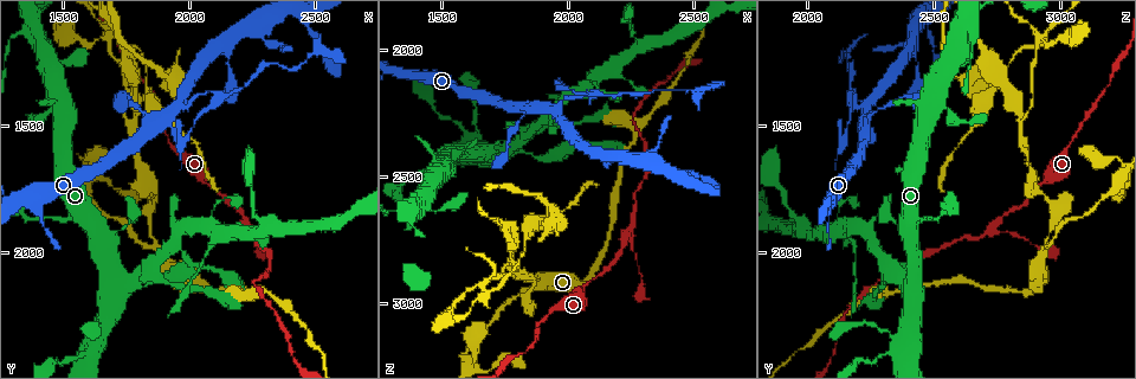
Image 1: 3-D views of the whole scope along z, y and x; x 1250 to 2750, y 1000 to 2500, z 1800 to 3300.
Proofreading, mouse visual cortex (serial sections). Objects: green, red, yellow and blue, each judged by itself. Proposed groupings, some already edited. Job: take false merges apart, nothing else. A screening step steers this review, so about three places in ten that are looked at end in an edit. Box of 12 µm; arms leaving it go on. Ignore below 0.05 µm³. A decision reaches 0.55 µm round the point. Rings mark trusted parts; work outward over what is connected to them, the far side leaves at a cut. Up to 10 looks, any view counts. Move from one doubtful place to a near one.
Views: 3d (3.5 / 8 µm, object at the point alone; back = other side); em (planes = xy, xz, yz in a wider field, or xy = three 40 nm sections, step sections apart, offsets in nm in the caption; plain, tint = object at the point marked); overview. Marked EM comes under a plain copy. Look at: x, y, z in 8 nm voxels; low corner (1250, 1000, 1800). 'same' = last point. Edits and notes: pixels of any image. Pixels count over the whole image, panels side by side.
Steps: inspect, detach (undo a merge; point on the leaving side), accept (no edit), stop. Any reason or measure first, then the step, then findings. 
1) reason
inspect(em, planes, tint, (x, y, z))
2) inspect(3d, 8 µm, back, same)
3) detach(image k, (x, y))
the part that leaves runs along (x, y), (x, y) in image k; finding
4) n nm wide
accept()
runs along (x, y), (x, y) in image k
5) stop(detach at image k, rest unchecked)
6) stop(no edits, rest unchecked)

thick turns thin
inspect(3d, 3.5 µm, (2080, 1740, 2920))

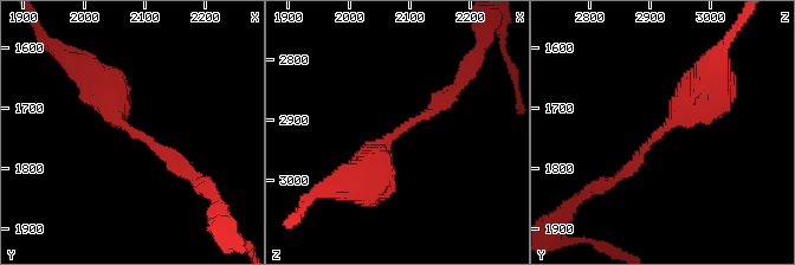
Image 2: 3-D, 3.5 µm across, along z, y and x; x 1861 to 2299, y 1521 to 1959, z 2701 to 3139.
now the EM
inspect(em, planes, tint, (2075, 1735, 2920))

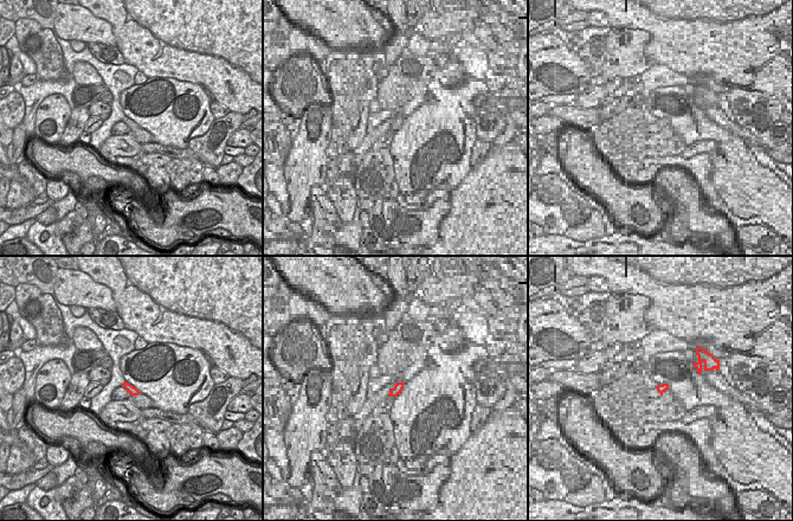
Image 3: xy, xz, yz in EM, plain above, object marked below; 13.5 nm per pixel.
arms of 150, 500 nm
accept()
runs along (96, 78), (115, 118), (187, 173) in image 2; continuous, no second cell

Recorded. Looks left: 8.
side arm on a straight run
inspect(3d, 3.5 µm, (2240, 1900, 2730))

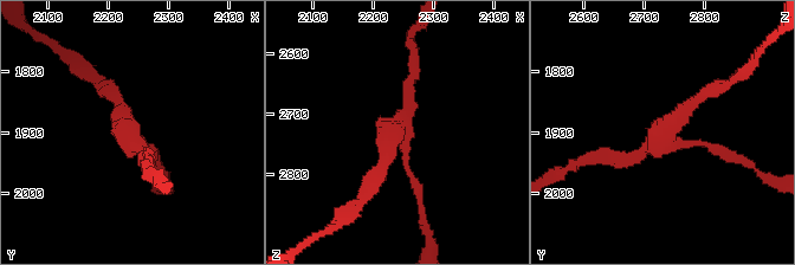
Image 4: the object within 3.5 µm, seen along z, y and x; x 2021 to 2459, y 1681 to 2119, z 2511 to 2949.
3 arms; arms of 100, 200, 200 nm; now the EM
inspect(em, xy, step 2, tint, (2230, 1905, 2735))

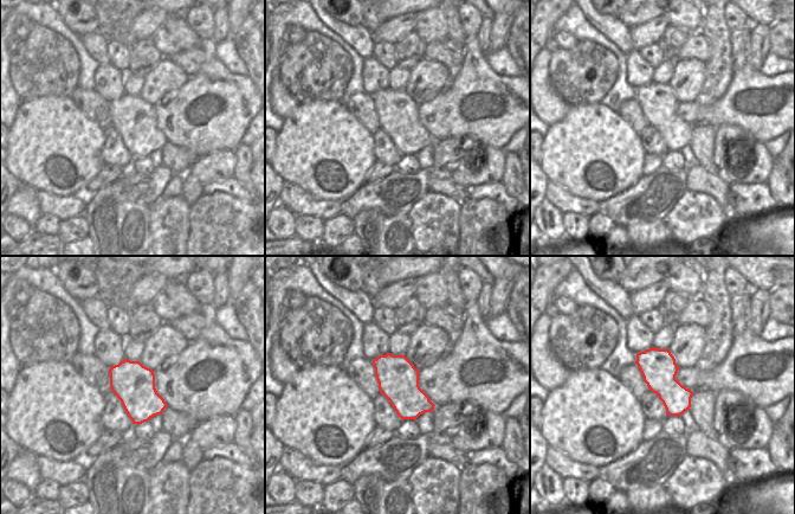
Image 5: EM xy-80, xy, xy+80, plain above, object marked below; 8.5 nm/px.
accept()
runs along (718, 86), (637, 155), (596, 155) in image 4; one cell here

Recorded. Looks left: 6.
inspect(3d, 8 µm, back, (1870, 1980, 2940))

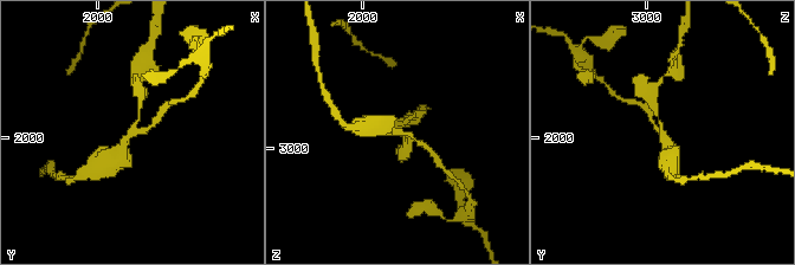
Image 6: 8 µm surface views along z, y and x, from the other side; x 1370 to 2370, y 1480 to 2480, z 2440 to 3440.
3 arms; arms of 150, 200, 450 nm
inspect(em, planes, tint, (1870, 1980, 2940))

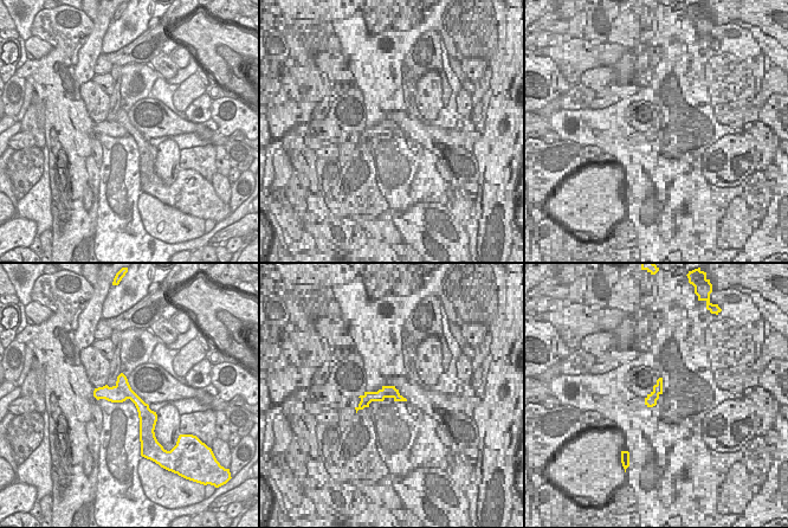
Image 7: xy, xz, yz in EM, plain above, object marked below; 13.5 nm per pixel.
detach(image 6, (654, 107))
the part that leaves runs along (661, 129), (647, 97), (653, 84) in image 6; two cells meet here

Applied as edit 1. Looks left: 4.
redraw
inspect(overview)

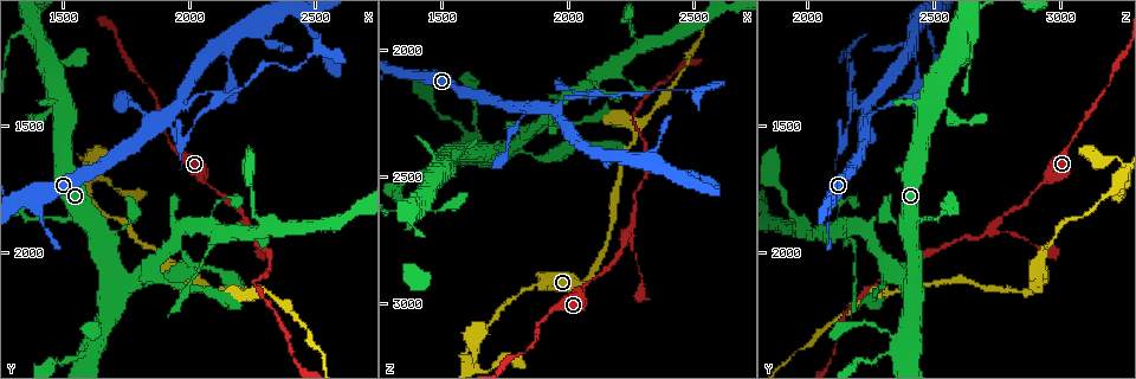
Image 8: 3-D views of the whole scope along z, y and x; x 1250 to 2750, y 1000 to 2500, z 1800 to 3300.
narrows sharply
inspect(3d, 8 µm, (2100, 1370, 2180))

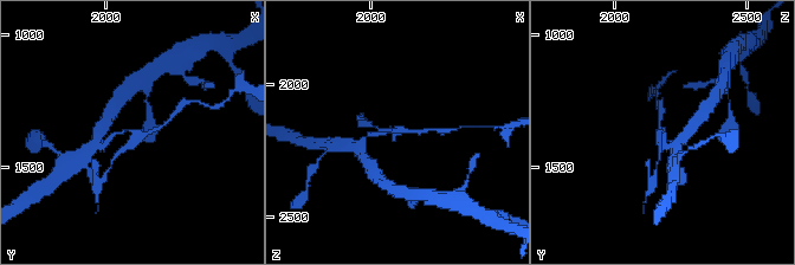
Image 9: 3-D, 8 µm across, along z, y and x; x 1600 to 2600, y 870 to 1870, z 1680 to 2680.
zoom in
inspect(3d, 3.5 µm, back, (2110, 1370, 2170))

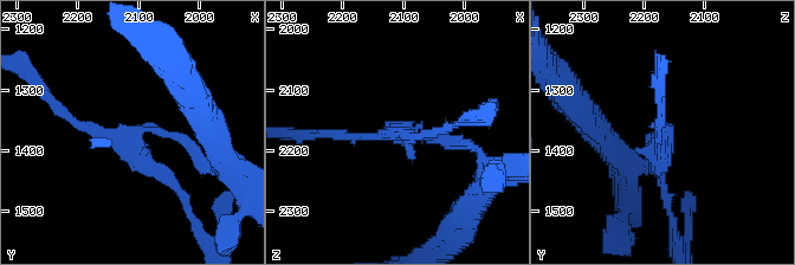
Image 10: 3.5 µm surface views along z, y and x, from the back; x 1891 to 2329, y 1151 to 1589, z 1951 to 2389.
3 arms; arms of 150, 150, 200 nm
inspect(em, xy, step 3, tint, (2100, 1370, 2175))

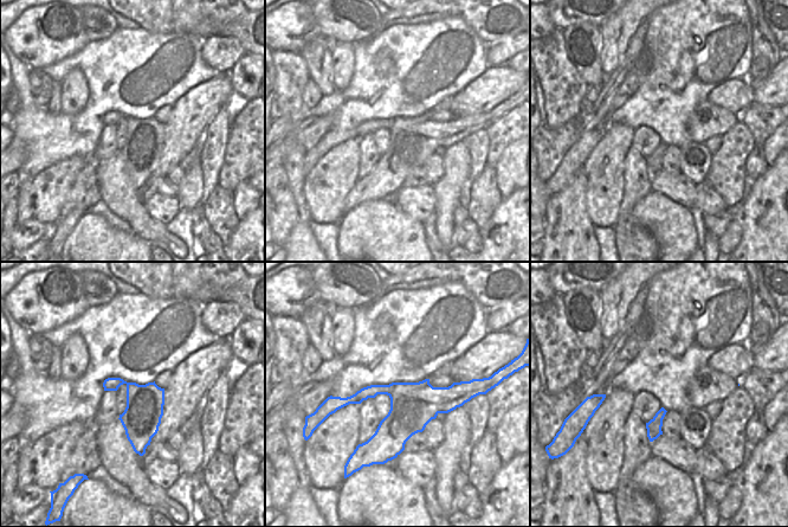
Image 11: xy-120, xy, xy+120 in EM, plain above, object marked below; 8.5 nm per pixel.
400 nm wide
detach(image 10, (127, 140))
the part that leaves runs along (430, 140), (404, 134), (328, 134) in image 10; a second cell is stuck on

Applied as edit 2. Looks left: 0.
stop(detach at image 6, detach at image 10, rest unchecked)

